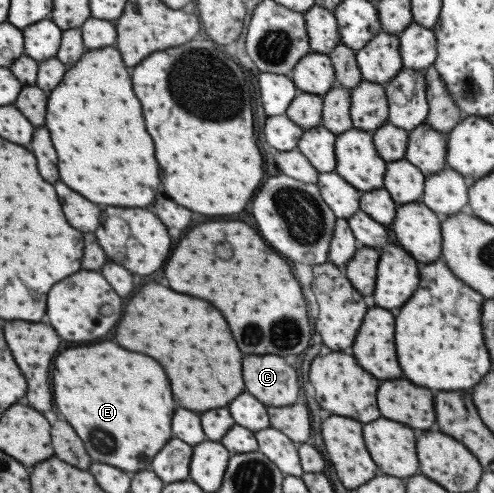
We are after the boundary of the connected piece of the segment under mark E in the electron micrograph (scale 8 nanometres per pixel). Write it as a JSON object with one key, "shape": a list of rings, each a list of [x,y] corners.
{"shape":[[[109,341],[95,343],[89,347],[67,349],[53,359],[51,389],[53,389],[53,401],[57,405],[57,411],[77,431],[87,455],[99,463],[107,463],[123,471],[149,469],[153,455],[171,437],[169,421],[173,413],[173,399],[171,399],[169,383],[159,363],[155,363],[147,355],[125,351]]]}

